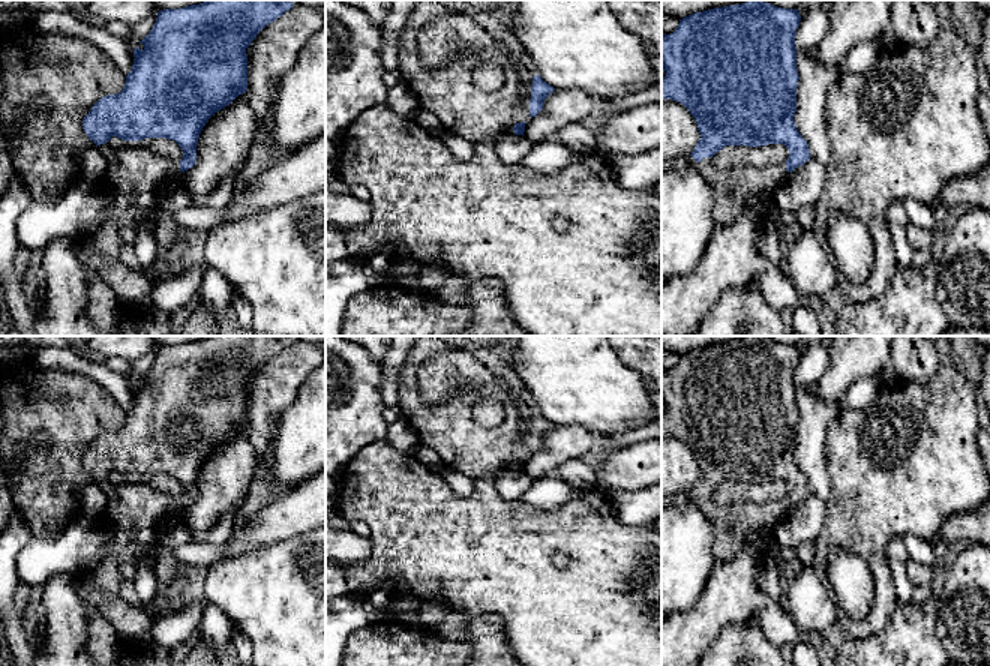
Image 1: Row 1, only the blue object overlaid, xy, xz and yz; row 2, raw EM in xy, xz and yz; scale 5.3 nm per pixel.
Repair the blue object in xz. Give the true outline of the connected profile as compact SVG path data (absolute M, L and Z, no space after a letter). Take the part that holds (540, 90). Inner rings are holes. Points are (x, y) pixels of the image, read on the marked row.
M534 75L531 86L531 99L530 99L530 117L536 117L543 110L544 99L554 90L555 88L548 82L544 82L540 75Z

